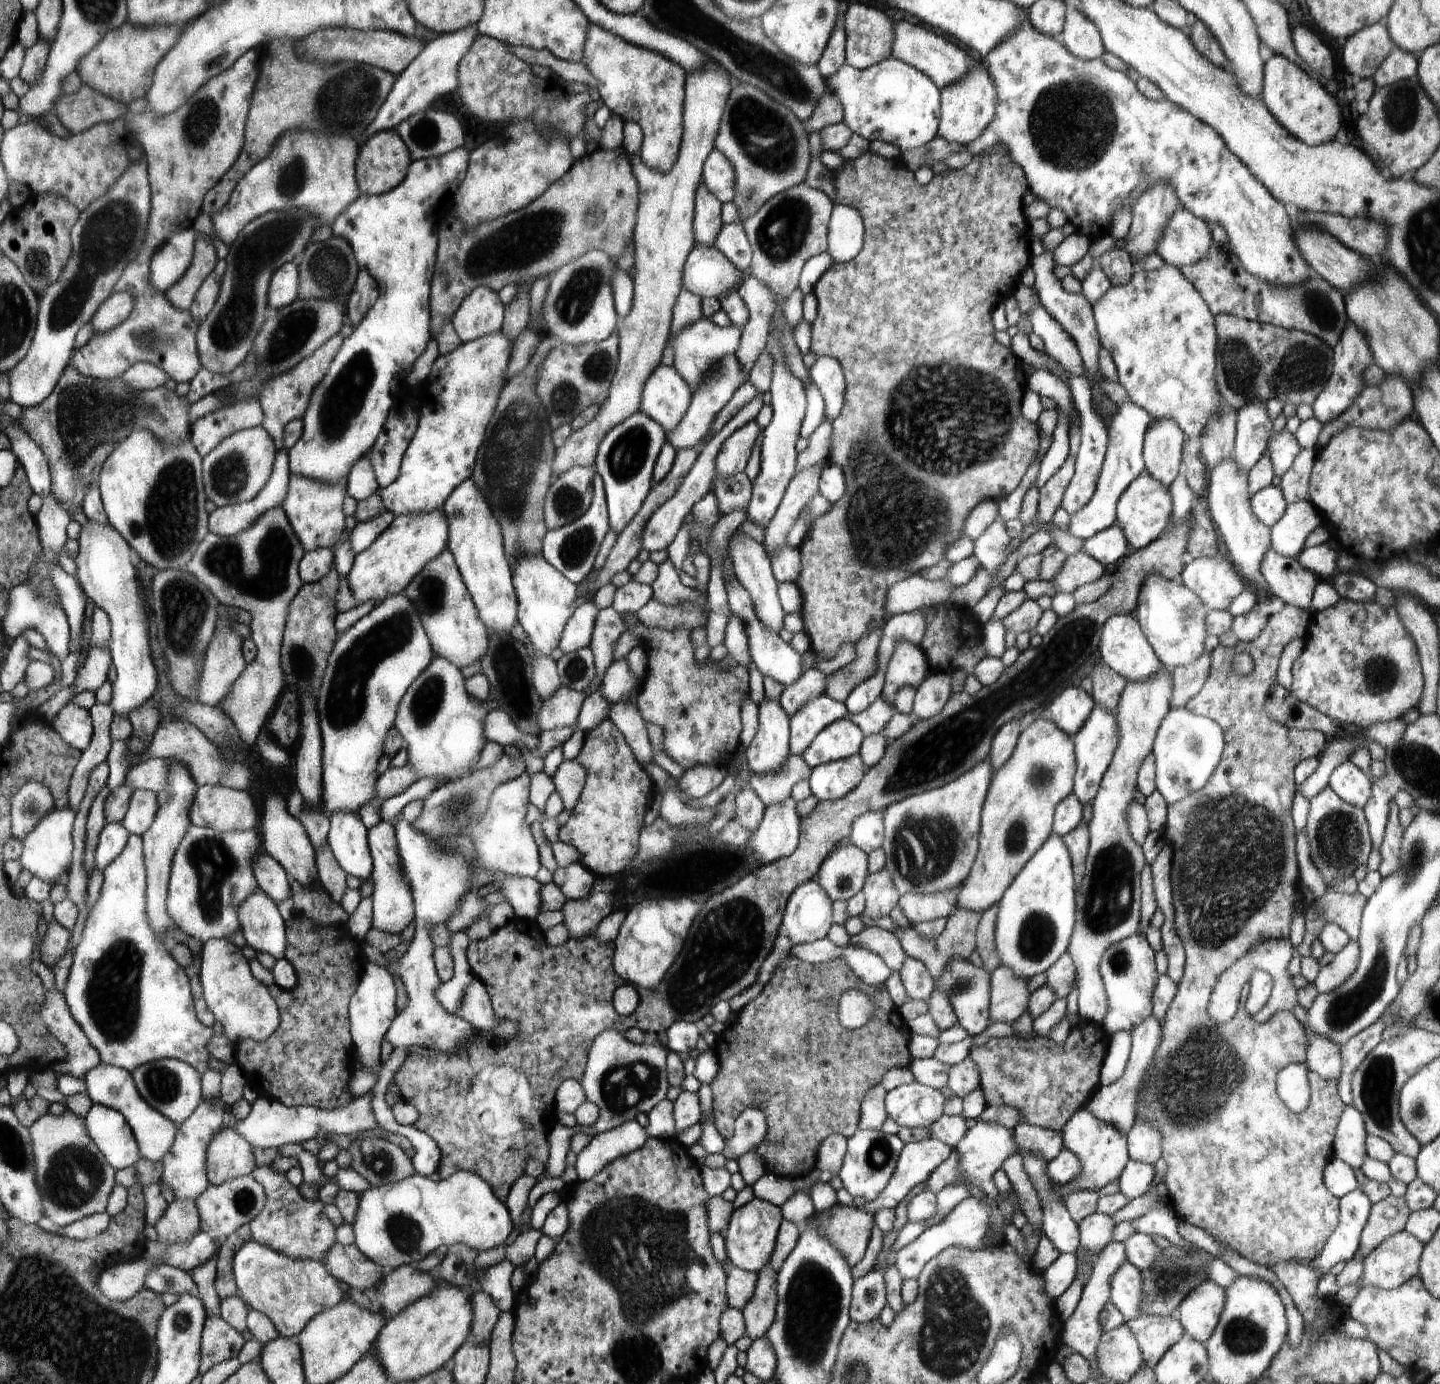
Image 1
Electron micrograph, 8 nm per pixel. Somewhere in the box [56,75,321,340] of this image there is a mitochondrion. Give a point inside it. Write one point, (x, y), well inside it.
(201, 121)

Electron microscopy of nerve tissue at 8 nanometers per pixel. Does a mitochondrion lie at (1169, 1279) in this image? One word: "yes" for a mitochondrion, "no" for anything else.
yes

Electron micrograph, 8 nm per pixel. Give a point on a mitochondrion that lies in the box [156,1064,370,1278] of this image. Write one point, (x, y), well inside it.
(243, 1200)

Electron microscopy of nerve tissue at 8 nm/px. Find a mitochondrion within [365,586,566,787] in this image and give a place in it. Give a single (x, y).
(509, 668)

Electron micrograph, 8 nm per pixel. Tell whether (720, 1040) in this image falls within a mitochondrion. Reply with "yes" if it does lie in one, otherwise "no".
no

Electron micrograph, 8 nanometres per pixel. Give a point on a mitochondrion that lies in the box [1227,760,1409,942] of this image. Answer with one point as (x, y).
(1337, 836)

